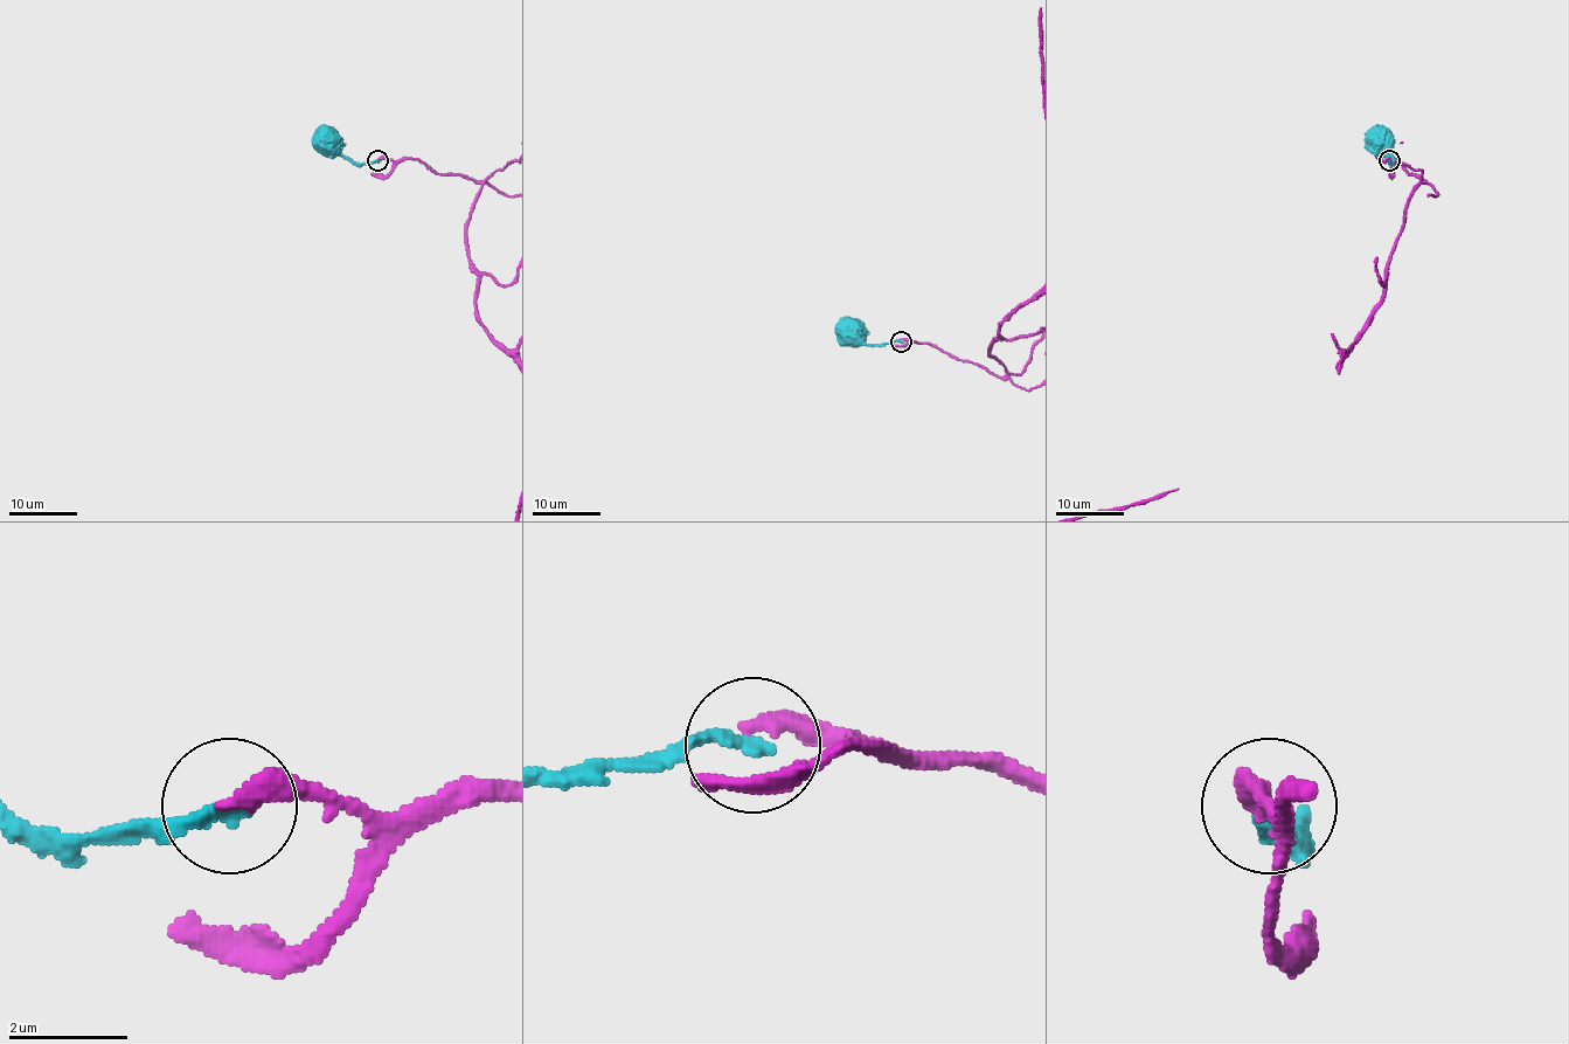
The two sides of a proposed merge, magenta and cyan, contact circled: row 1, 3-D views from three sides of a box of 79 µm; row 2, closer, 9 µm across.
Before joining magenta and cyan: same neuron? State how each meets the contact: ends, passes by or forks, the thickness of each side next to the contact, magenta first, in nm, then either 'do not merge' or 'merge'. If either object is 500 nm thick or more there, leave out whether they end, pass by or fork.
magenta ends; cyan ends; calibres 240 and 220 nm; merge

